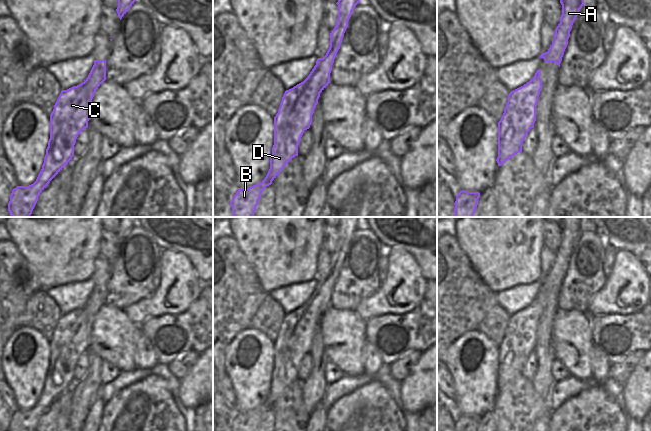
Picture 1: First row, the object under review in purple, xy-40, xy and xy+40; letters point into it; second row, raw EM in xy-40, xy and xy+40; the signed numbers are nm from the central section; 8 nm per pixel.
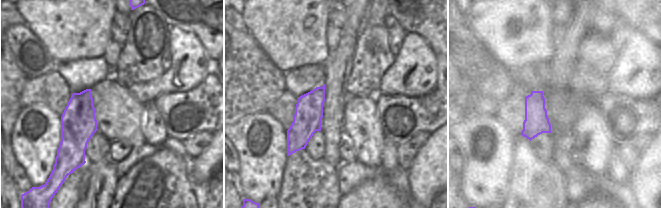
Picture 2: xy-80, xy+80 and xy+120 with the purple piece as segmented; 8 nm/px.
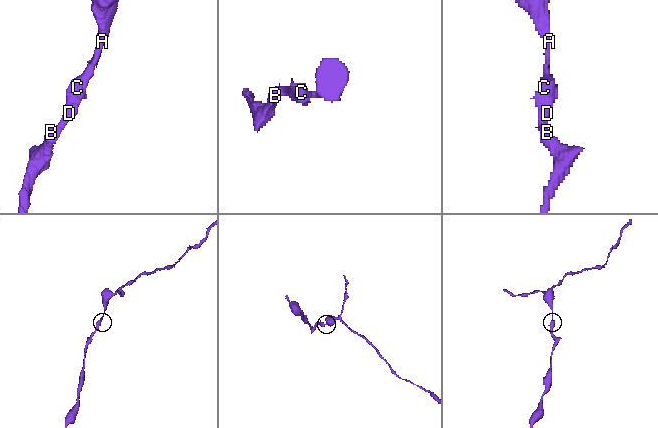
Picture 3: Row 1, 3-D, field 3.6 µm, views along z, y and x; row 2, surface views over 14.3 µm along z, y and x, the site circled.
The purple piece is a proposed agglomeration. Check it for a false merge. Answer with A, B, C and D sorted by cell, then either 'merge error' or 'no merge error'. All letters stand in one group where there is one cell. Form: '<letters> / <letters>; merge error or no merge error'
A B C D; no merge error

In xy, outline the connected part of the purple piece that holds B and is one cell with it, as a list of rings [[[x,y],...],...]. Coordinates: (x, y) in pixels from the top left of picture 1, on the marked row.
[[[338,0],[338,19],[330,33],[330,47],[323,58],[318,58],[308,77],[286,90],[278,113],[274,117],[274,145],[270,169],[266,177],[249,188],[238,188],[230,205],[233,217],[254,217],[262,191],[280,174],[282,169],[298,156],[298,145],[305,130],[310,128],[312,115],[320,93],[330,83],[332,65],[352,11],[360,0]]]

